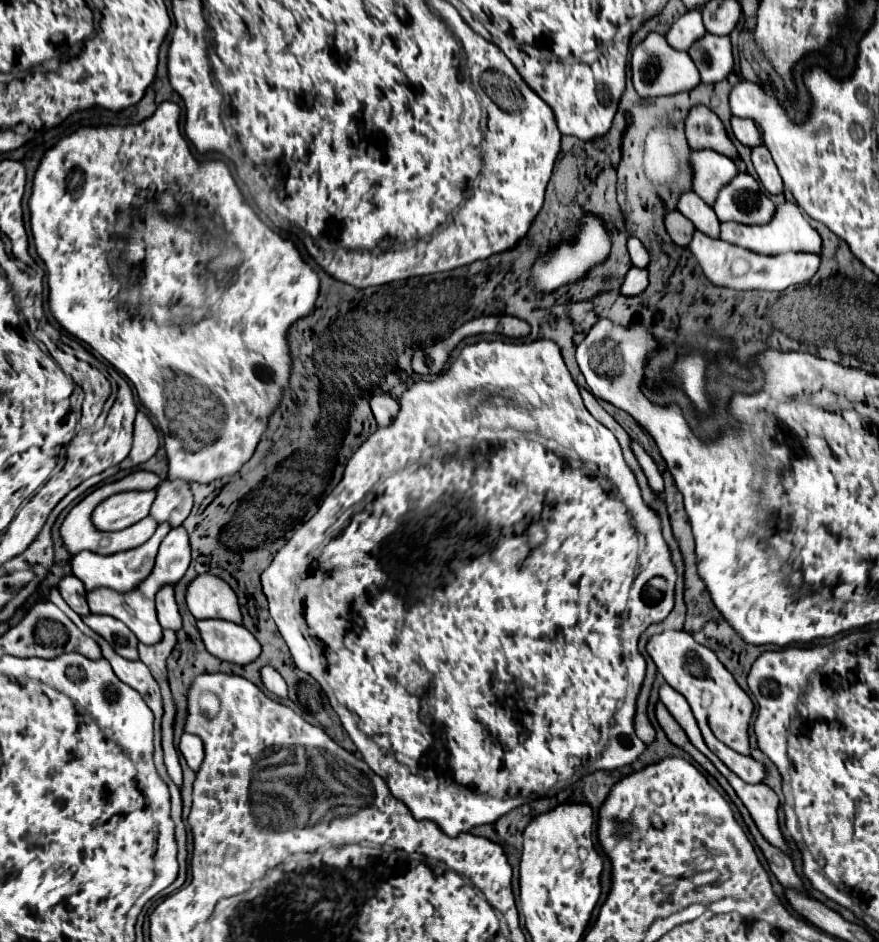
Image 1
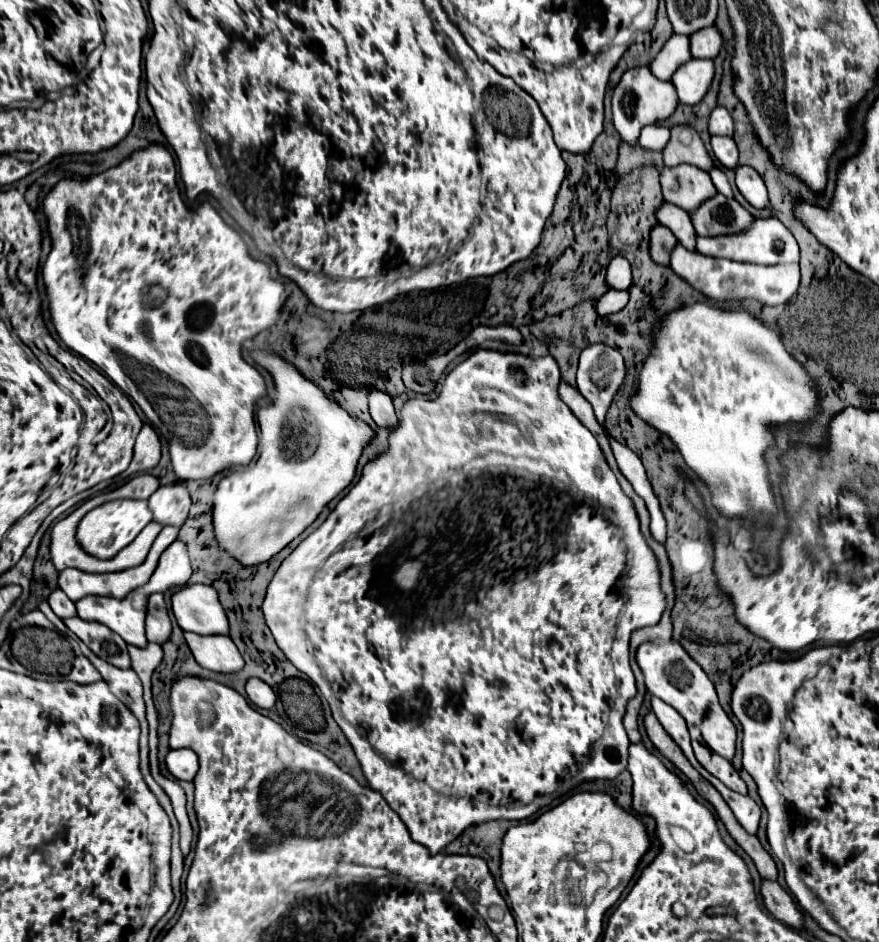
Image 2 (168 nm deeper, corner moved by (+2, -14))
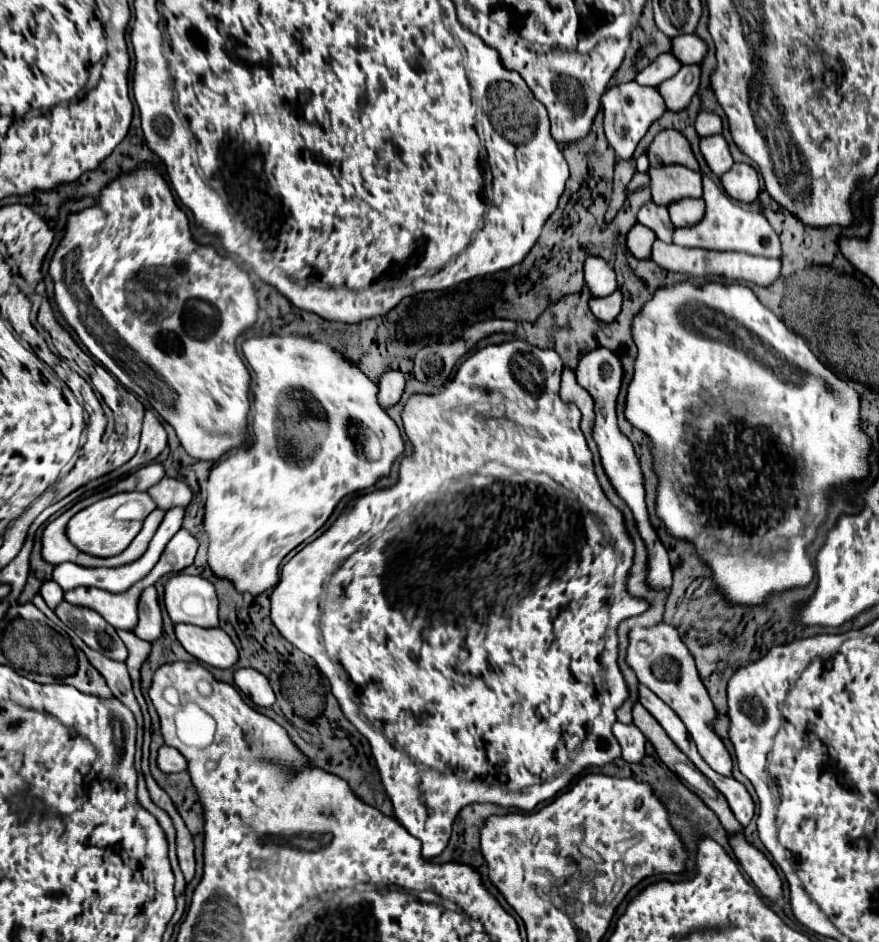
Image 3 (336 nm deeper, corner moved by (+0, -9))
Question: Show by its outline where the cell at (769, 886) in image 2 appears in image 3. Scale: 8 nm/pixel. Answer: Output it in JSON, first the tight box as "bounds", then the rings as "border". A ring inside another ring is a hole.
{"bounds":[731,835,783,903],"border":[[[731,835],[731,845],[733,845],[733,851],[735,851],[739,863],[743,865],[745,873],[751,877],[755,887],[761,891],[761,895],[765,899],[777,903],[783,893],[783,881],[777,875],[771,861],[759,849],[749,845],[743,839],[743,835]]]}

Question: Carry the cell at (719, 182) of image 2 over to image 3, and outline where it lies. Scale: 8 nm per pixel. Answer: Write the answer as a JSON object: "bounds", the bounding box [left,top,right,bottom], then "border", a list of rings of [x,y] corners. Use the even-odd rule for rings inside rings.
{"bounds":[673,175,781,257],"border":[[[703,175],[703,199],[707,203],[703,221],[699,221],[695,227],[677,229],[673,243],[683,247],[701,247],[717,251],[743,251],[759,257],[781,257],[781,239],[767,223],[767,219],[761,213],[745,211],[735,205],[731,197],[709,175]]]}

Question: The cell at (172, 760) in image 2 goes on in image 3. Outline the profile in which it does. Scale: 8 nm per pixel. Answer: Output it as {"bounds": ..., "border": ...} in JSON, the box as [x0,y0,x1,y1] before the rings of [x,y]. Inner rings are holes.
{"bounds":[157,745,187,773],"border":[[[163,745],[159,749],[157,765],[163,773],[183,773],[183,771],[187,771],[187,761],[183,759],[183,755],[169,745]]]}

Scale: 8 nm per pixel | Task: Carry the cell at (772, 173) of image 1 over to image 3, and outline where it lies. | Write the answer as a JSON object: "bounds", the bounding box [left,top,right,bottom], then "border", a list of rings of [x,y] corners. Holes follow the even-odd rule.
{"bounds":[723,163,759,203],"border":[[[735,163],[723,177],[725,191],[743,203],[753,203],[759,195],[759,175],[747,163]]]}

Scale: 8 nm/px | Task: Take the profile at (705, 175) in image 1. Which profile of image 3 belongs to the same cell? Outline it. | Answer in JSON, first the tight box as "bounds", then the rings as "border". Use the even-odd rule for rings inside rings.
{"bounds":[651,165,703,205],"border":[[[683,165],[651,167],[651,193],[657,205],[671,205],[683,197],[703,197],[701,173]]]}

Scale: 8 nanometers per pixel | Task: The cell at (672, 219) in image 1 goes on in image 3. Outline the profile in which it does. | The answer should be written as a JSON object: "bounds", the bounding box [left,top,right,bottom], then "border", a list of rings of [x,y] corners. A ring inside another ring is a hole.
{"bounds":[627,225,655,259],"border":[[[635,225],[627,235],[627,247],[637,259],[649,259],[651,243],[655,243],[655,233],[649,227]]]}

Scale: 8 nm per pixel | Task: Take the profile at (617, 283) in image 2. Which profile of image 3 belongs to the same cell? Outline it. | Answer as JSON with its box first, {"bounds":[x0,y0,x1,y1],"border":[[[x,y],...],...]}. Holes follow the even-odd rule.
{"bounds":[585,257,617,297],"border":[[[587,257],[585,283],[593,297],[605,297],[617,291],[617,273],[603,257]]]}

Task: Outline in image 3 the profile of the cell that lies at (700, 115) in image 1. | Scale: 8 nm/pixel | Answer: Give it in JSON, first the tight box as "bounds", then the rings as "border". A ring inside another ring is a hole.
{"bounds":[647,129,699,171],"border":[[[675,129],[661,131],[647,149],[649,161],[653,167],[667,167],[667,165],[685,165],[689,169],[699,171],[699,163],[693,155],[693,149],[685,135]]]}

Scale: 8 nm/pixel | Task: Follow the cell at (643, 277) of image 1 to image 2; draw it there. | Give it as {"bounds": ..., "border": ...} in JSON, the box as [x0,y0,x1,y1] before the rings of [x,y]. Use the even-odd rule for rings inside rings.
{"bounds":[595,290,629,316],"border":[[[607,290],[605,296],[601,296],[595,304],[597,308],[597,314],[599,316],[609,316],[609,314],[615,314],[619,312],[621,308],[625,308],[625,304],[629,302],[629,292],[627,290],[621,290],[621,292],[613,292],[613,290]]]}

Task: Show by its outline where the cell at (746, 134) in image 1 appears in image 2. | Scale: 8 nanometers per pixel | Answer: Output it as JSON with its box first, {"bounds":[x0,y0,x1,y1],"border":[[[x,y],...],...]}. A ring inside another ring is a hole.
{"bounds":[711,136,739,168],"border":[[[713,136],[711,138],[711,150],[713,150],[713,156],[717,158],[717,162],[723,168],[735,168],[737,166],[739,152],[737,152],[737,146],[735,146],[733,138],[729,138],[729,136]]]}

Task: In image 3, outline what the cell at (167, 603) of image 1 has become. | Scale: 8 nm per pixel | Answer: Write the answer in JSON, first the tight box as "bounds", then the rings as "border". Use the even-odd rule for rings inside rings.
{"bounds":[133,587,163,641],"border":[[[147,587],[139,601],[139,623],[133,631],[145,641],[155,641],[163,633],[163,613],[155,587]]]}

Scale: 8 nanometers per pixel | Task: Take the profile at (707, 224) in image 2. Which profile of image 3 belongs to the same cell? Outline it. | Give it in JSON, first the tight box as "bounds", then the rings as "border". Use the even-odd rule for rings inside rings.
{"bounds":[669,199,703,227],"border":[[[681,199],[671,203],[669,215],[675,227],[693,227],[703,219],[703,199]]]}

